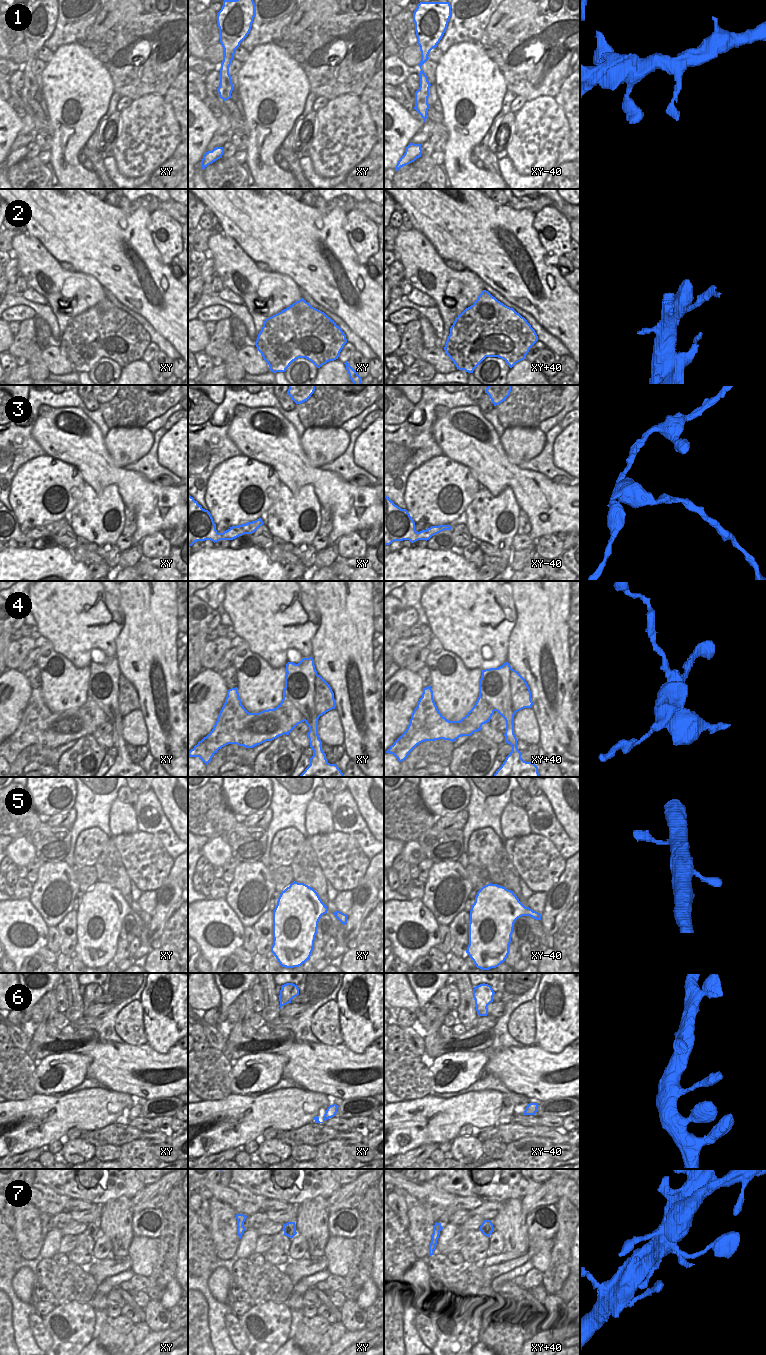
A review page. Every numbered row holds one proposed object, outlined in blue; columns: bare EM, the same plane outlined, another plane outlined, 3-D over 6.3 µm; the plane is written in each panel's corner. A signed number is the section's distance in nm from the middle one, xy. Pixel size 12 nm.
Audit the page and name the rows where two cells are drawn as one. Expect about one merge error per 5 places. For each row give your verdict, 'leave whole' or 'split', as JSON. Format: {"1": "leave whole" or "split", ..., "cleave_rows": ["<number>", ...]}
{"1": "leave whole", "2": "split", "3": "split", "4": "split", "5": "leave whole", "6": "leave whole", "7": "leave whole", "cleave_rows": ["2", "3", "4"]}

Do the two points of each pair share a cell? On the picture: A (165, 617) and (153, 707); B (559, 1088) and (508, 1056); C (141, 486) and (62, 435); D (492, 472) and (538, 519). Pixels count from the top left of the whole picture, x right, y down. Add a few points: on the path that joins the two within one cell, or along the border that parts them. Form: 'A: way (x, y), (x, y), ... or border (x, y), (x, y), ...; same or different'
A: way (148, 639), (148, 677), (150, 685); same
B: way (546, 1083), (540, 1081), (530, 1071), (521, 1069); same
C: way (121, 477), (107, 474), (82, 449); same
D: way (507, 475), (536, 504); same

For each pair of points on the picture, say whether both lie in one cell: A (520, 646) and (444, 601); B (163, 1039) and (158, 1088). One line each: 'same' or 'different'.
A: different
B: different

